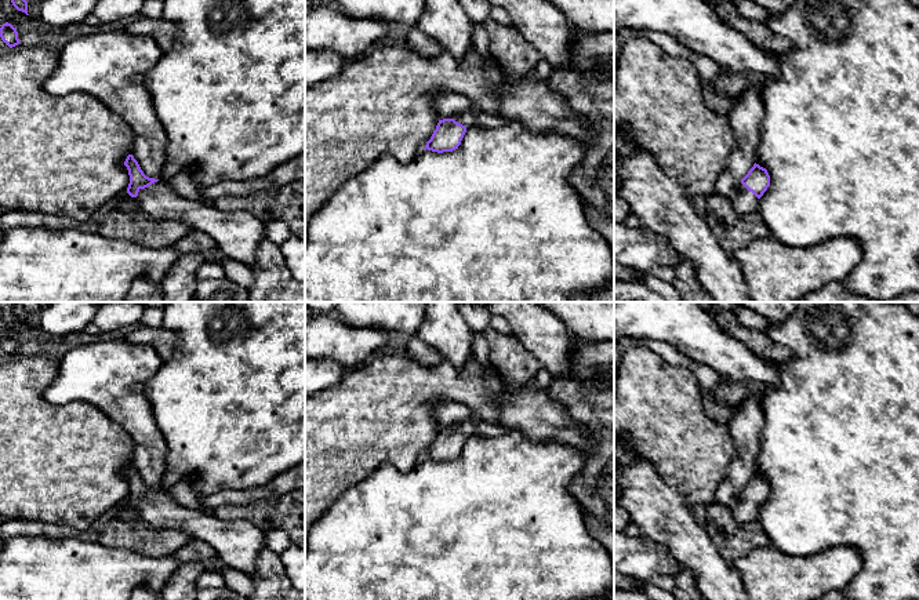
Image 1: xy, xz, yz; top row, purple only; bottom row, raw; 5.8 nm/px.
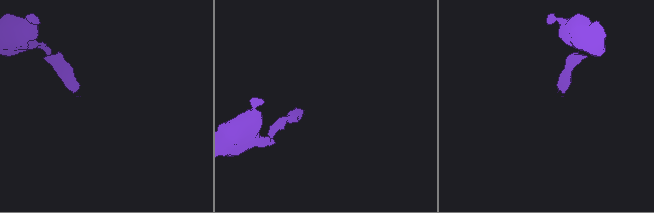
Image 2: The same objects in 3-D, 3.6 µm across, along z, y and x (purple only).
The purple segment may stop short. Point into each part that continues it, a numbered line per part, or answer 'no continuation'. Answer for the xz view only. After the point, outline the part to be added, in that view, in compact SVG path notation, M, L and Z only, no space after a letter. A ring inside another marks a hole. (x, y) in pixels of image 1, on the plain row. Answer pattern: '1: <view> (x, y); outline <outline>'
1: xz (467, 428); outline M471 418L471 419L466 419L465 422L462 422L462 423L458 425L458 426L455 426L454 429L455 429L457 432L465 434L466 439L471 437L471 436L479 434L477 430L476 430L475 423L473 423L473 421L472 421L472 418Z

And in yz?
1: yz (744, 511); outline M740 491L731 513L738 526L741 526L756 520L759 516L759 508Z

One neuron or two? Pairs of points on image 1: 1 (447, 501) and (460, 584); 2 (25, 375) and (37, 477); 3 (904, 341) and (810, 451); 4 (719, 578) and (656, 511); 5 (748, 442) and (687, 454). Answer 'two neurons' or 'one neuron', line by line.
1: one neuron
2: one neuron
3: one neuron
4: one neuron
5: two neurons

